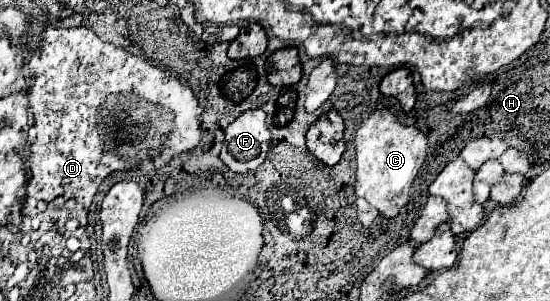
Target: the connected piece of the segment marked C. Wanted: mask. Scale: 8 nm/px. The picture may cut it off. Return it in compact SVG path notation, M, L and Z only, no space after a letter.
M385 108L363 120L355 134L357 150L357 196L365 198L383 216L393 218L409 202L411 186L427 156L427 136L415 126L403 126Z

